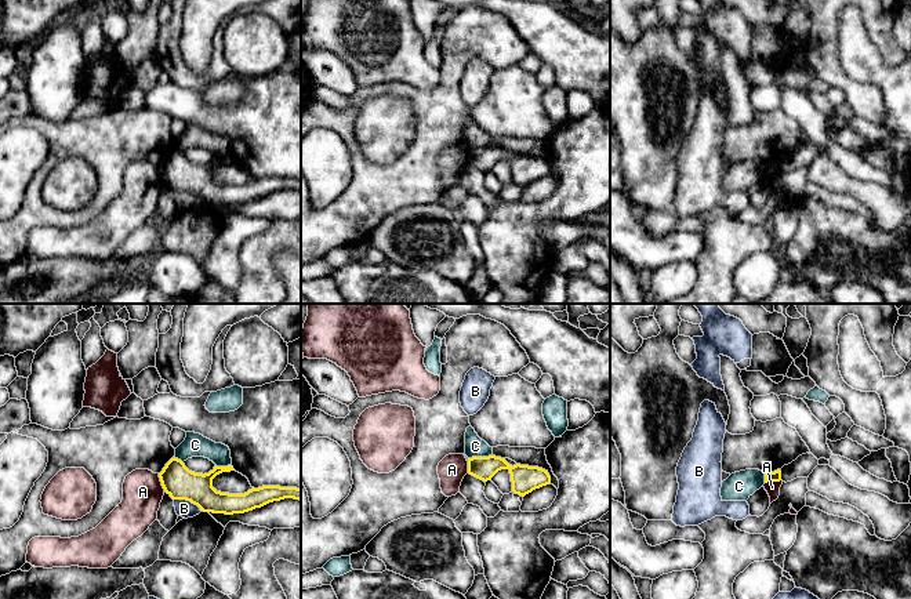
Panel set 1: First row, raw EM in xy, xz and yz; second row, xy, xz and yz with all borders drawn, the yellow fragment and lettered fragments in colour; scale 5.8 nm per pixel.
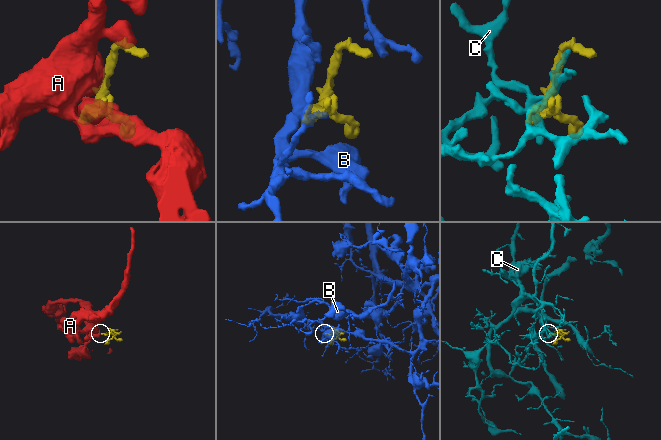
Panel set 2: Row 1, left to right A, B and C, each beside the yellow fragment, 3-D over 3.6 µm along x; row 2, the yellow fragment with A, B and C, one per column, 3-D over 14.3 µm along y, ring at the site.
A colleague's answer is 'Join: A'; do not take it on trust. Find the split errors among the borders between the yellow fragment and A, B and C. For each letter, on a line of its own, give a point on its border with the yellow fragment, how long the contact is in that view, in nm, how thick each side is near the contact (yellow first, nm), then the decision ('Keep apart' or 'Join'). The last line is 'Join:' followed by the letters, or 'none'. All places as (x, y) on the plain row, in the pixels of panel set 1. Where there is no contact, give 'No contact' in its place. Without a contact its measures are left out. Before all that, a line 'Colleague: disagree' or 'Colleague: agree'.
Colleague: disagree
A: Touches yellow at xy (162, 173). Shared border 110 nm. Thickness 190 nm (yellow) against 240 nm. Keep apart
B: Touches yellow at xy (188, 191). Shared border 180 nm. Thickness 190 nm (yellow) against 100 nm. Keep apart
C: Touches yellow at xz (479, 148). Shared border 150 nm. Thickness 140 nm (yellow) against 110 nm. Keep apart
Join: none

